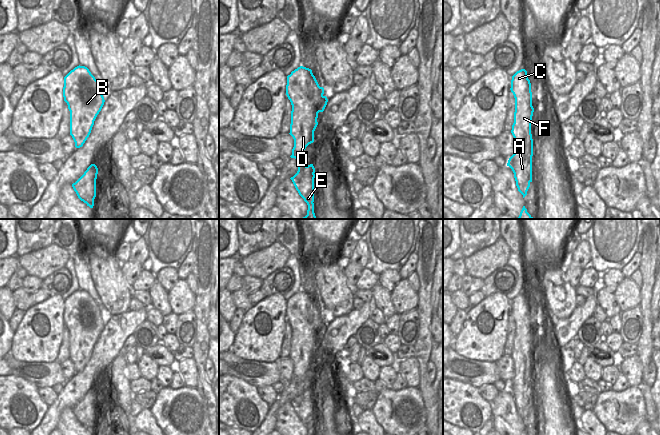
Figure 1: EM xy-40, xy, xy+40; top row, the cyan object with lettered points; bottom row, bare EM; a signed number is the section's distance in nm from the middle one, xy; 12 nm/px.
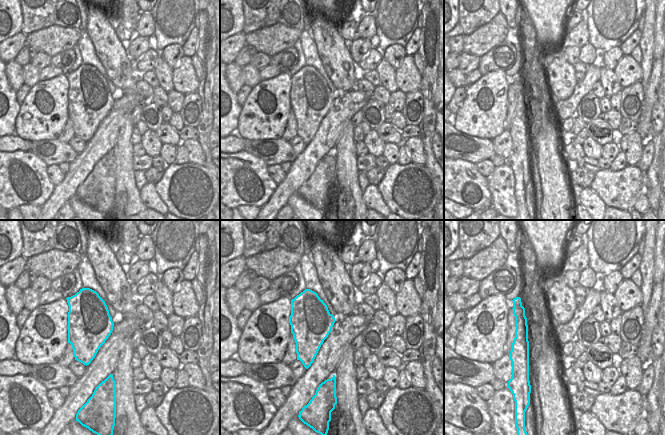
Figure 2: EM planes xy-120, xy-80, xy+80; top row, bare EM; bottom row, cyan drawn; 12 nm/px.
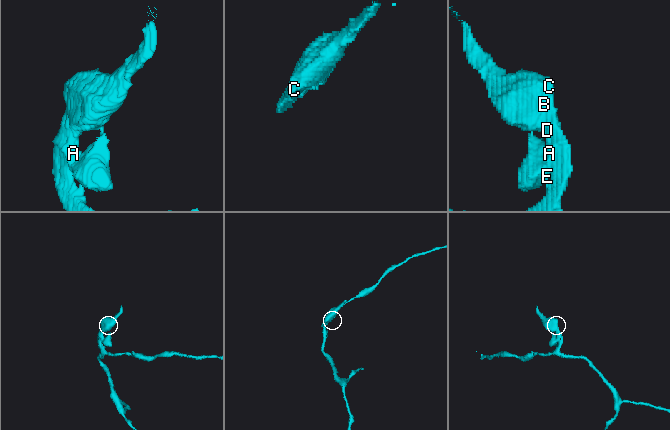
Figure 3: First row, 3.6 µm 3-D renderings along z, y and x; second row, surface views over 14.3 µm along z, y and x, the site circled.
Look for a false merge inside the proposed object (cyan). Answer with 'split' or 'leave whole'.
split

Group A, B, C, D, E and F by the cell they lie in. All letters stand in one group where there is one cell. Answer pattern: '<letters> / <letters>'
A B C D F / E

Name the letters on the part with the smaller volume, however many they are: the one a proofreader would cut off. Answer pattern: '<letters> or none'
E

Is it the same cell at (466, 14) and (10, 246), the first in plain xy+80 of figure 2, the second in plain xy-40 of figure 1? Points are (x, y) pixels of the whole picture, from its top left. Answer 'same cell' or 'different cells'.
different cells

